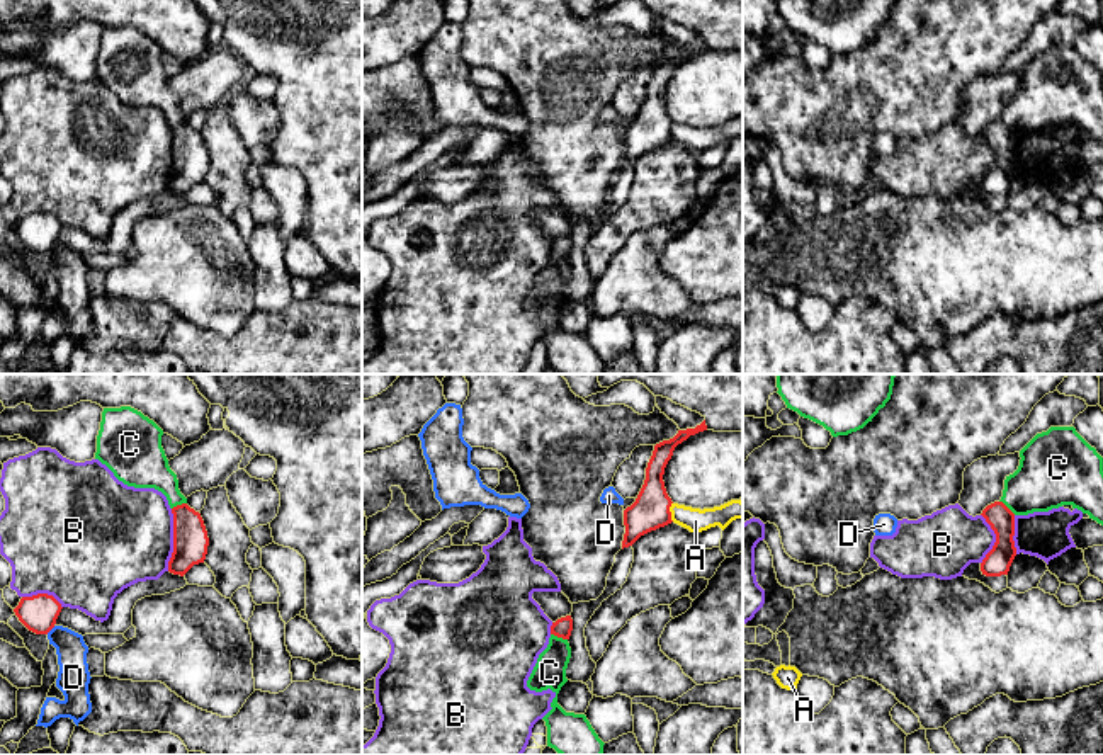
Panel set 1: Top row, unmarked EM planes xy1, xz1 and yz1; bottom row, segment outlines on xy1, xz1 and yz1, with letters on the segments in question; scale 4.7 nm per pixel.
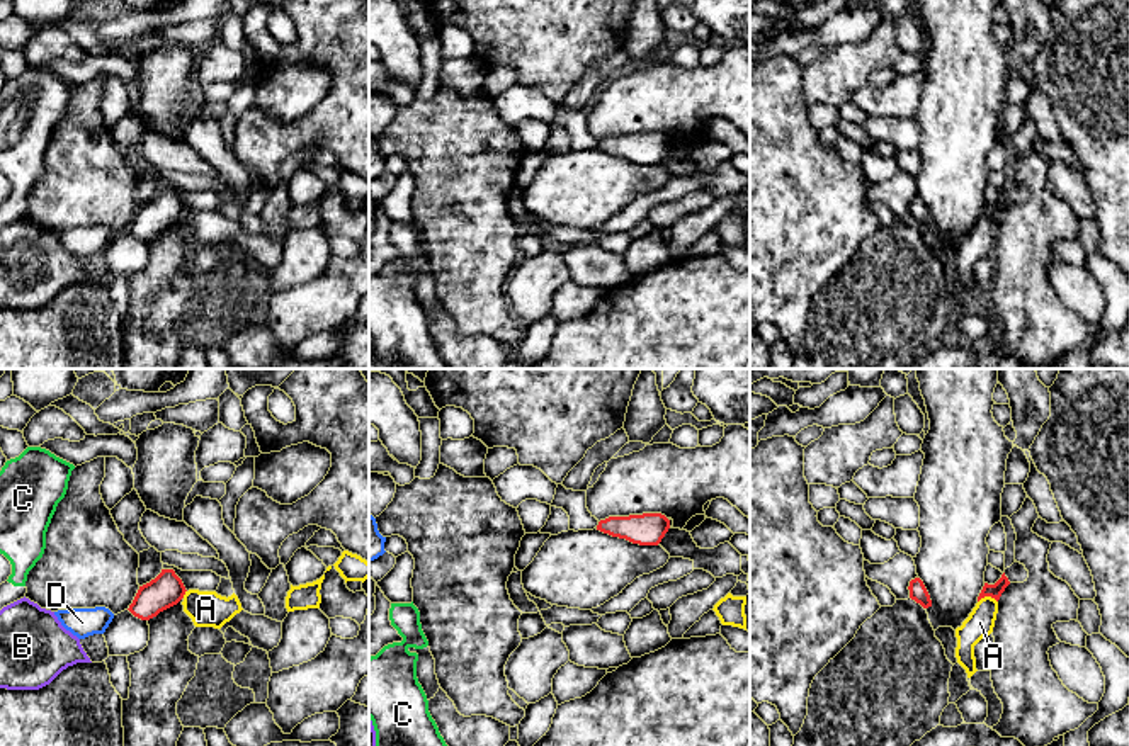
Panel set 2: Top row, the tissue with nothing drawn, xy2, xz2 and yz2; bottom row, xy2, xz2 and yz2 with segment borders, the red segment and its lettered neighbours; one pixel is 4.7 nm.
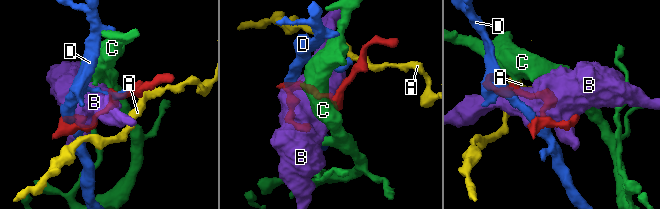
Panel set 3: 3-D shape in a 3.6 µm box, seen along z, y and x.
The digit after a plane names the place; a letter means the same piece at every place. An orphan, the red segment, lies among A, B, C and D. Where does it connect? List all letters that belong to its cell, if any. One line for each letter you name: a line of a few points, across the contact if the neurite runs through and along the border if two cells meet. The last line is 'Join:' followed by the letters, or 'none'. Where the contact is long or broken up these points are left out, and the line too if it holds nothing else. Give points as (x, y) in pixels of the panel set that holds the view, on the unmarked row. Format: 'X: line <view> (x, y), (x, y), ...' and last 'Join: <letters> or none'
Join: none

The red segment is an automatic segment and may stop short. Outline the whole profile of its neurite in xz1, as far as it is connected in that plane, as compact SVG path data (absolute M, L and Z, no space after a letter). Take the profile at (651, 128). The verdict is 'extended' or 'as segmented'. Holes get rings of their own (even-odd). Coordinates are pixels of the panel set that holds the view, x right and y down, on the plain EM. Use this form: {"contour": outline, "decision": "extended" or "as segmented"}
{"contour": "M705 39L695 48L678 49L678 53L654 65L646 87L644 104L636 121L624 129L625 153L622 168L632 165L641 155L671 143L671 117L666 112L663 94L673 70L690 54L707 49Z", "decision": "as segmented"}

